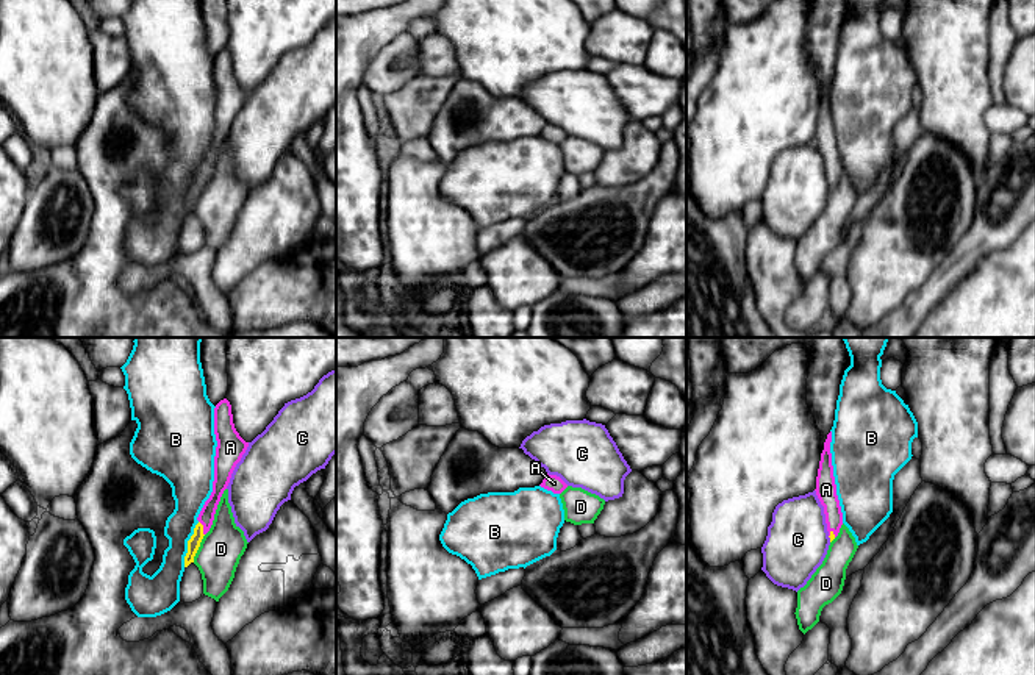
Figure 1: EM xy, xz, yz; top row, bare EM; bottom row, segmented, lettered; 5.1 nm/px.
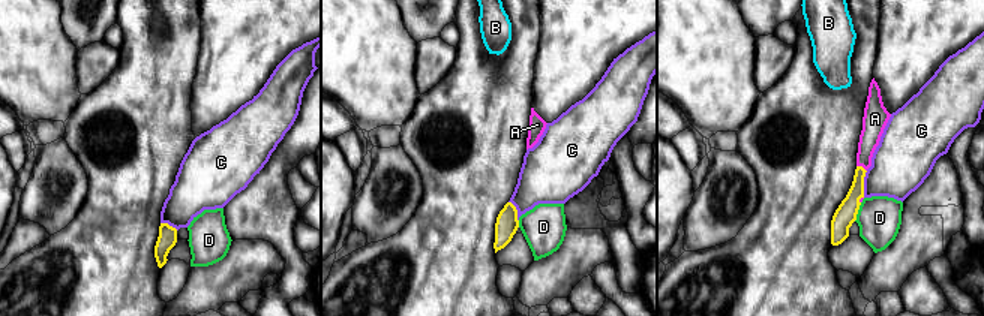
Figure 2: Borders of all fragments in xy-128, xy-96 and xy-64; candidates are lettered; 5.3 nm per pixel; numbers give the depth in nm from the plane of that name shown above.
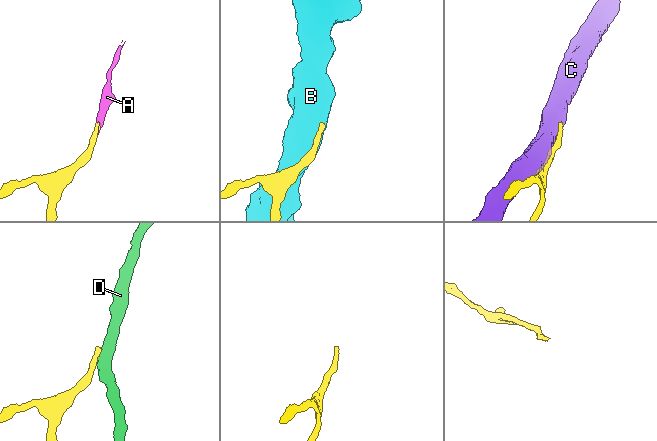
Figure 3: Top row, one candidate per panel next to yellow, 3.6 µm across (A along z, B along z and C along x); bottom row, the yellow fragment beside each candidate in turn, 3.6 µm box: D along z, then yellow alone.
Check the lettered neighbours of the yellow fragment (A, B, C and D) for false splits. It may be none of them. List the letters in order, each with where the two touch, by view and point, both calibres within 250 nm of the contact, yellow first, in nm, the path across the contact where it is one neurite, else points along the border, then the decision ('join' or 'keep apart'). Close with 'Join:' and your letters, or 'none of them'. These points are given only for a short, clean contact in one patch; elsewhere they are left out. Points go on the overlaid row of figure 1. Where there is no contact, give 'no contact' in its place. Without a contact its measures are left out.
A: meets yellow in xy at (202, 528); 60 nm thick on the yellow side, 80 nm on the other; runs through xy (194, 542), (202, 528), (219, 485); join
B: meets yellow in xy at (188, 544); 60 nm thick on the yellow side, 170 nm on the other; keep apart
C: meets yellow in yz at (830, 539); 30 nm thick on the yellow side, 320 nm on the other; keep apart
D: meets yellow in xy at (197, 549); 60 nm thick on the yellow side, 220 nm on the other; keep apart
Join: A

